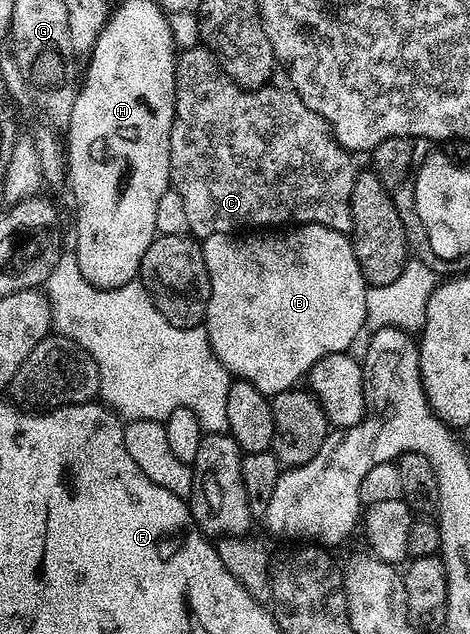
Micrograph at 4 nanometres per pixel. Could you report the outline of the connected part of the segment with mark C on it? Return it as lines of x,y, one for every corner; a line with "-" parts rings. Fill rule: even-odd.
194,47
182,50
175,63
175,118
173,131
169,139
169,171
171,172
170,188
181,195
185,202
185,215
189,219
187,228
190,236
202,239
209,235
222,233
234,234
236,231
251,231
254,225
267,225
263,227
283,227
288,223
295,225
324,225
338,233
350,234
353,227
353,211
351,210
351,196
355,186
357,166
354,165
352,154
344,149
343,145
331,134
331,124
321,115
317,115
305,103
294,89
274,89
274,84
268,83
261,89
243,89
215,61
215,56
205,47

